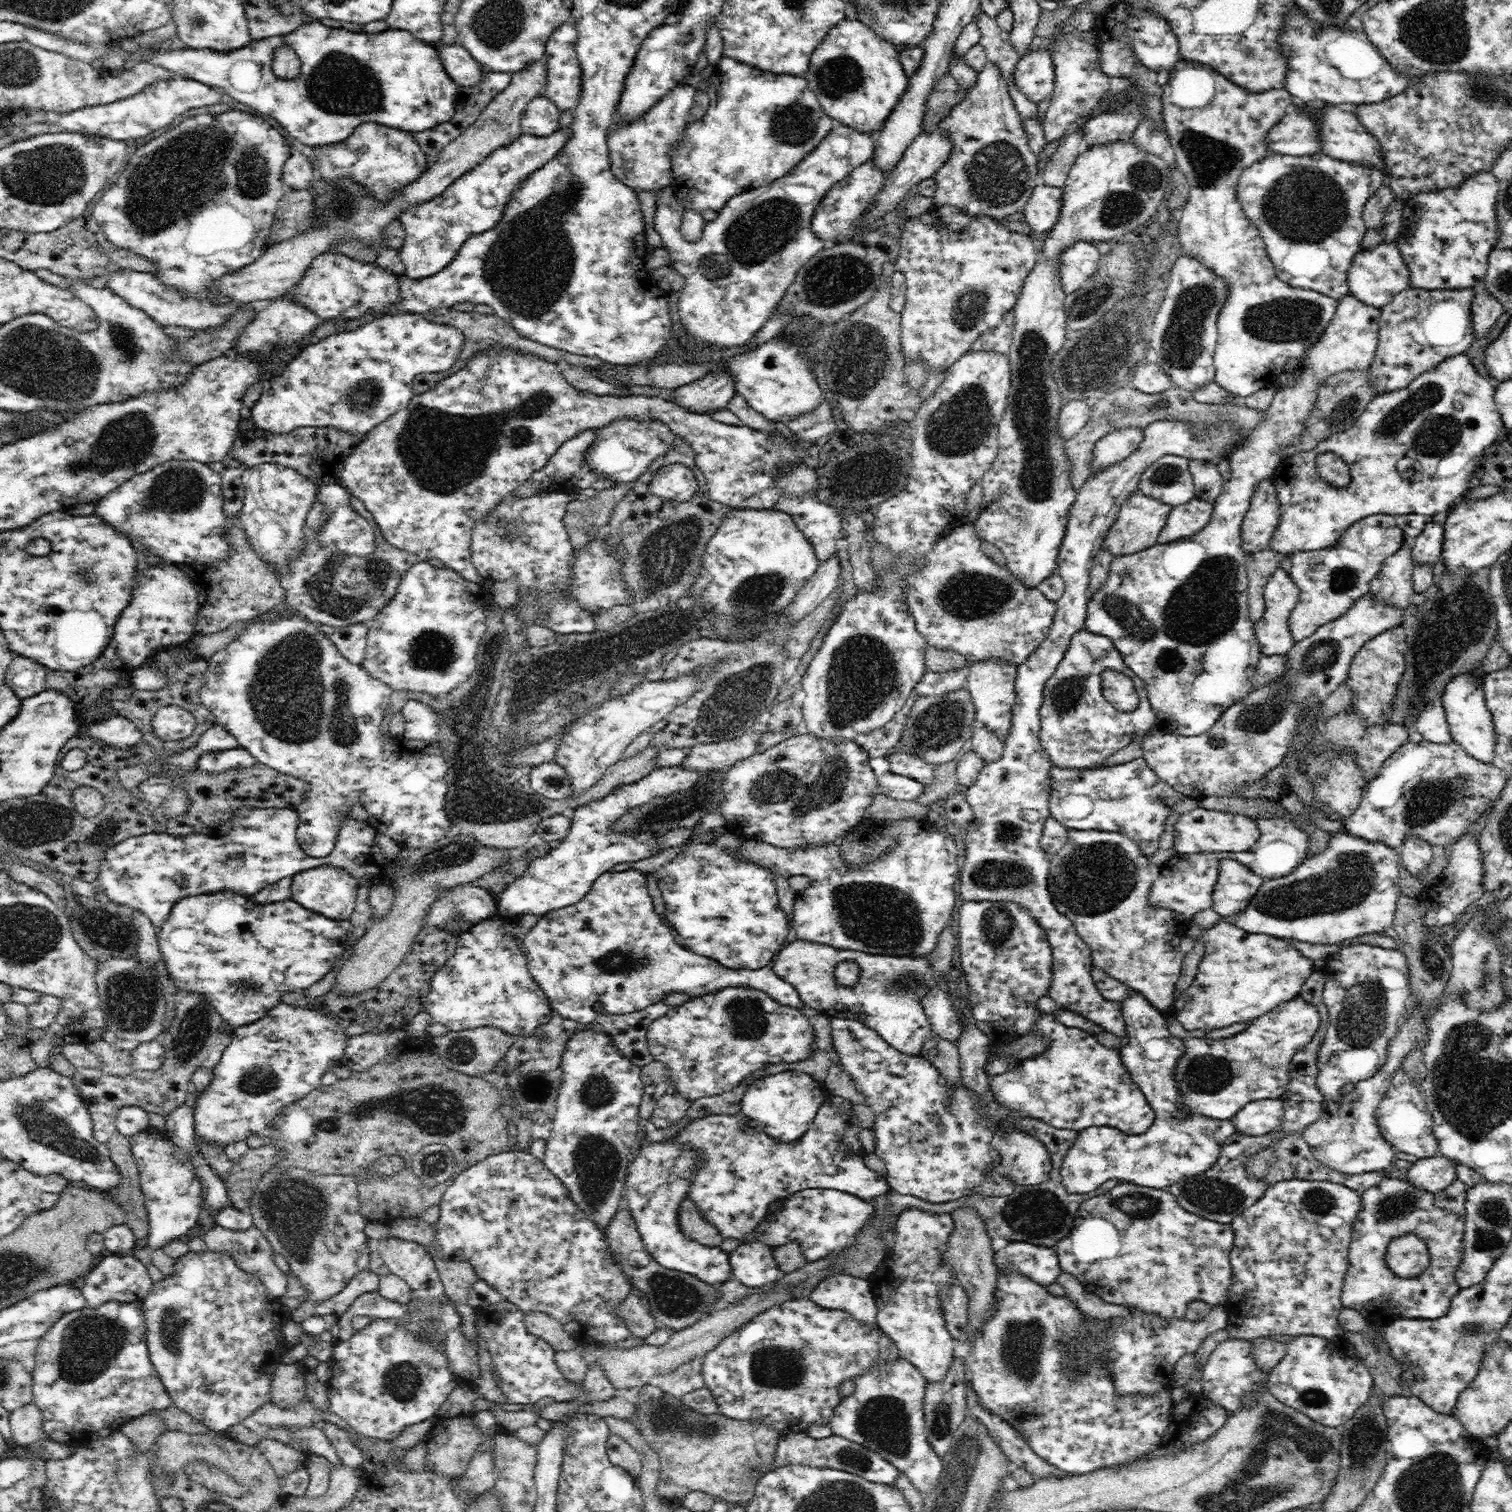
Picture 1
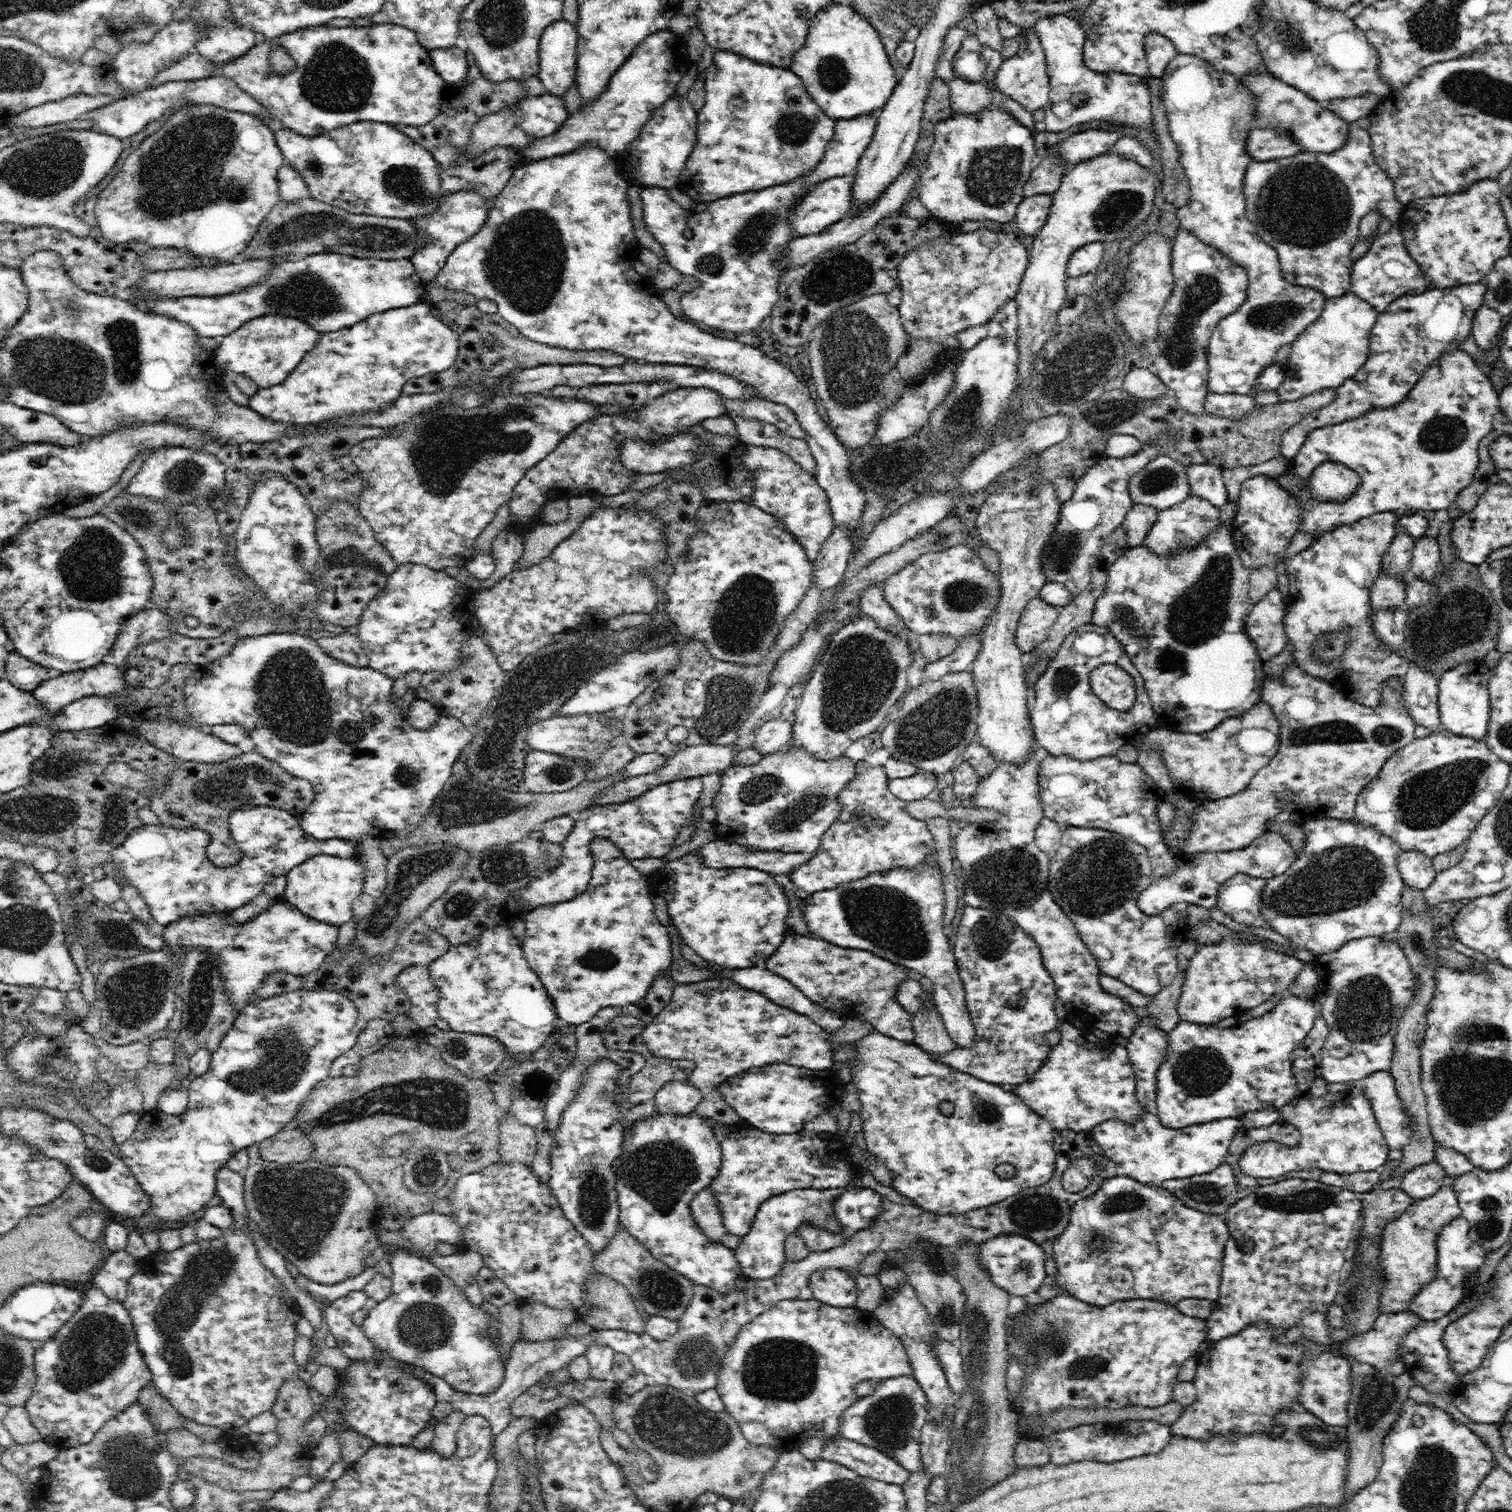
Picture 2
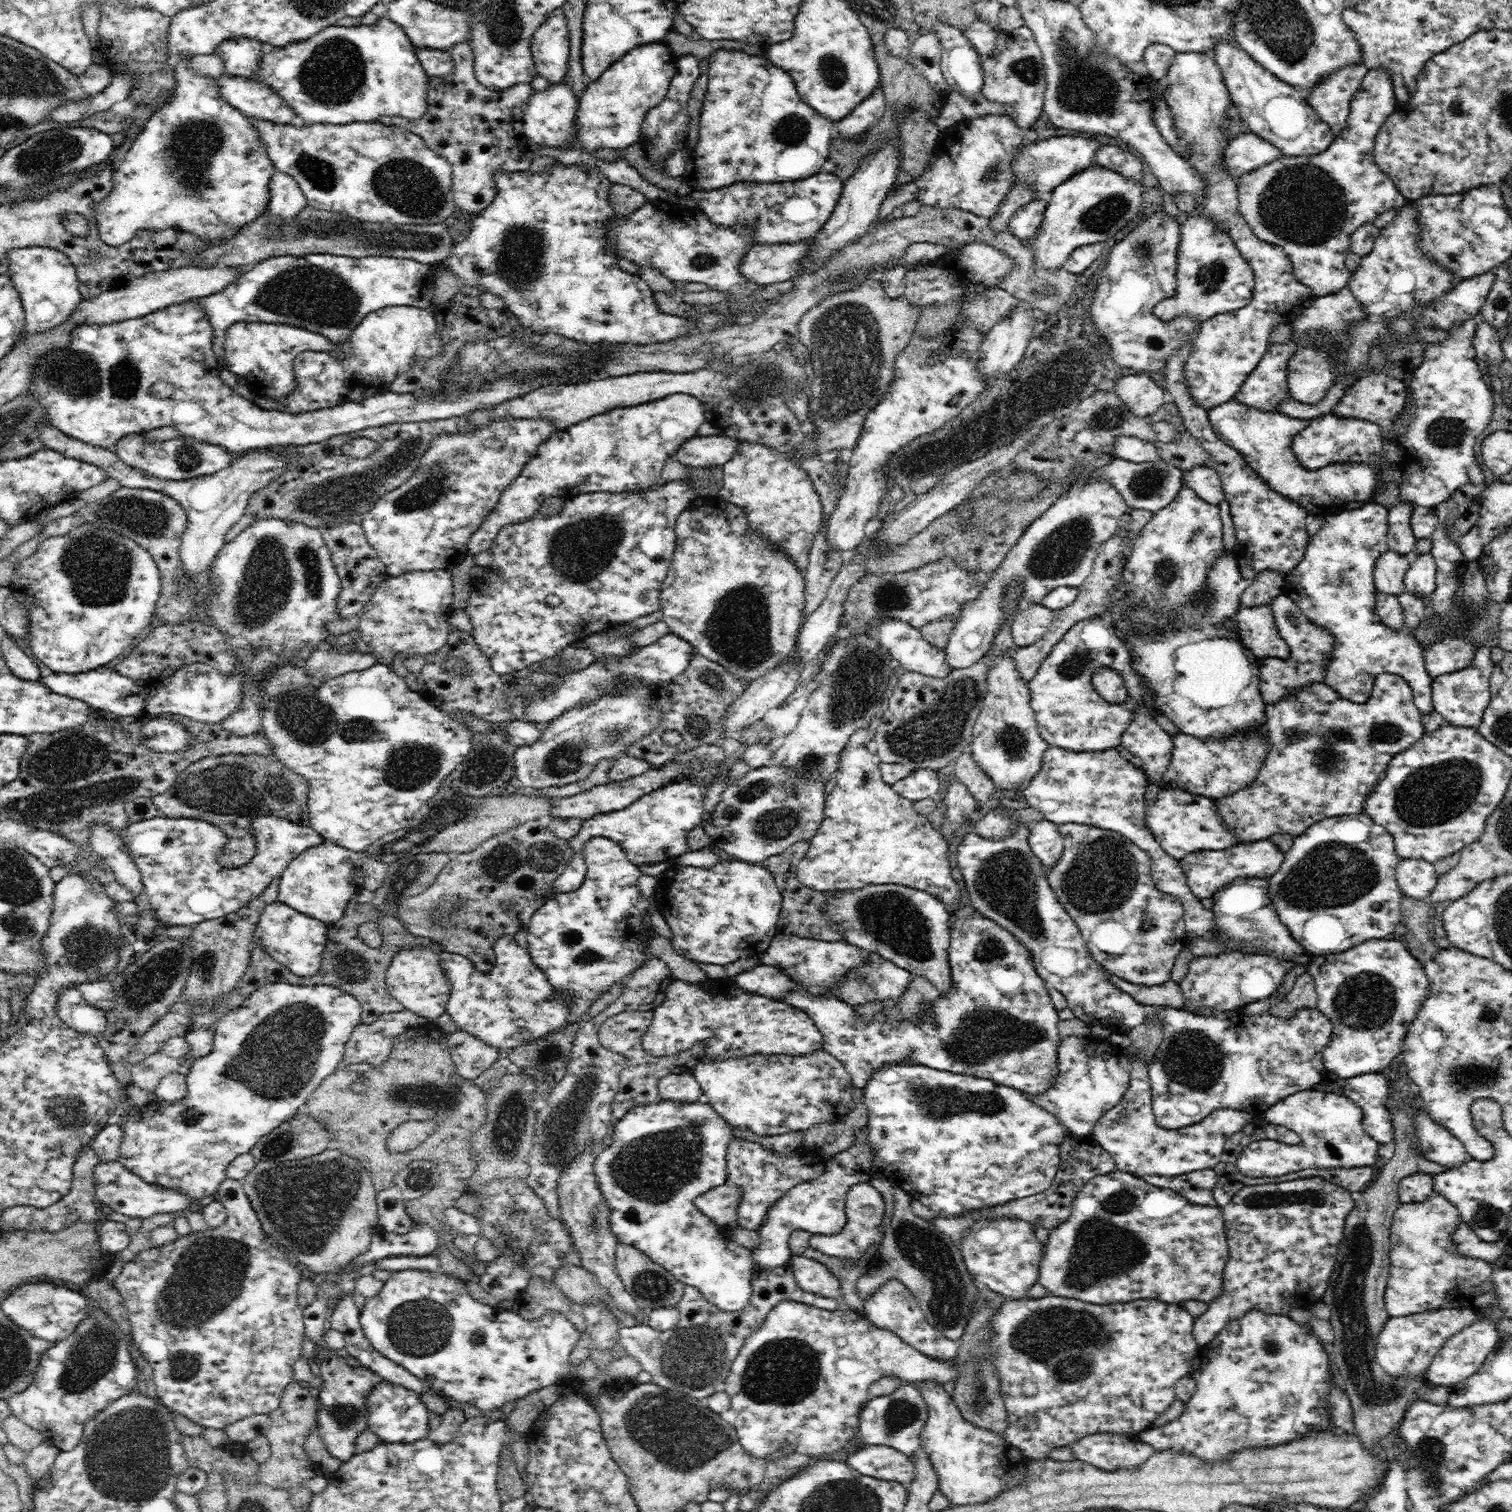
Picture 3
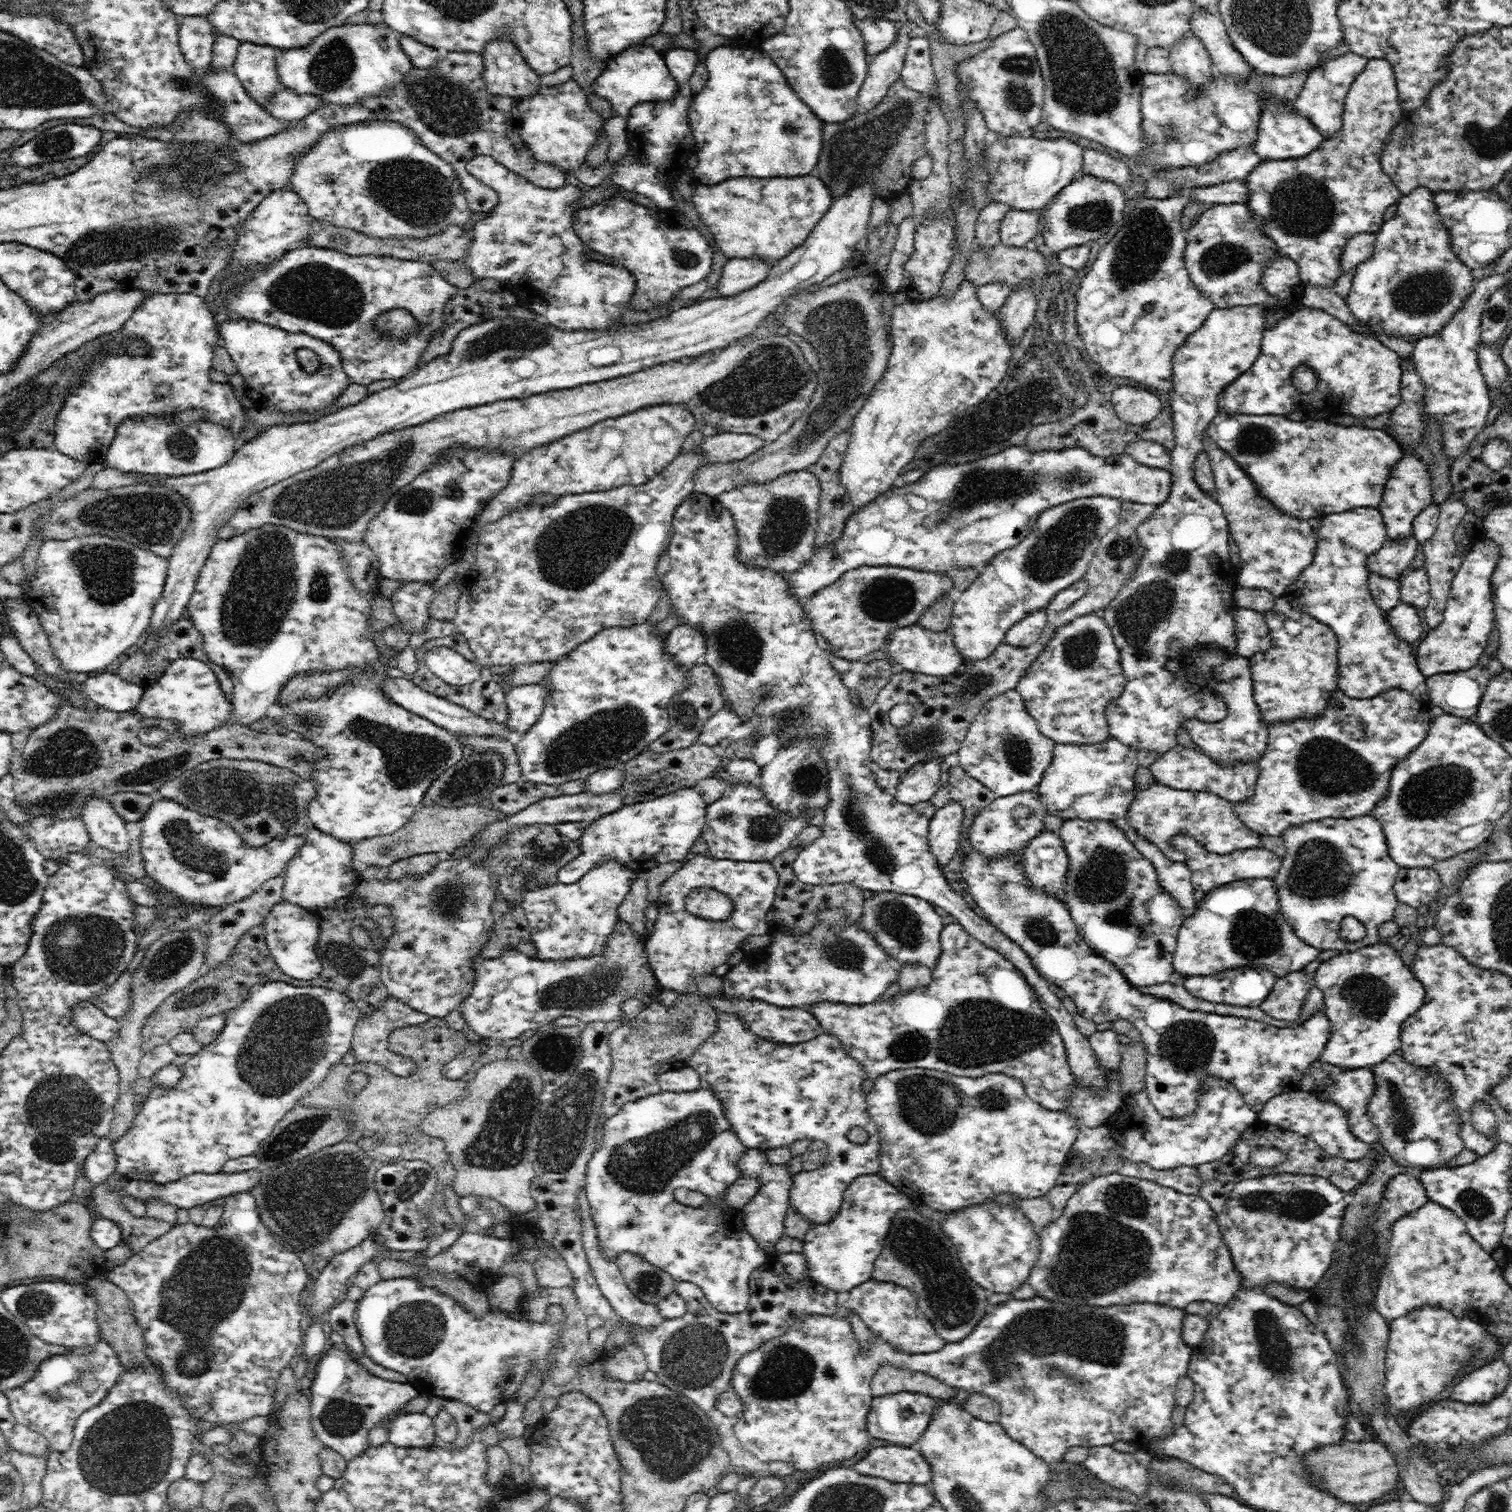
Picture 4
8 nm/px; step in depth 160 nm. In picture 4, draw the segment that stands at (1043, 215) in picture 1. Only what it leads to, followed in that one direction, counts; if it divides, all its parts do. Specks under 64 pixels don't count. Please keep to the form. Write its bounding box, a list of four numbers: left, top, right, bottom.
[1000,208,1040,246]

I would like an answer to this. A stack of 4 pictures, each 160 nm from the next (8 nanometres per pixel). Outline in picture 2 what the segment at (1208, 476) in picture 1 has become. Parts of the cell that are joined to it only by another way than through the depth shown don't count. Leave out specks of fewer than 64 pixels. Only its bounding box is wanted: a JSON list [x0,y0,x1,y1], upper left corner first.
[1186,461,1229,509]

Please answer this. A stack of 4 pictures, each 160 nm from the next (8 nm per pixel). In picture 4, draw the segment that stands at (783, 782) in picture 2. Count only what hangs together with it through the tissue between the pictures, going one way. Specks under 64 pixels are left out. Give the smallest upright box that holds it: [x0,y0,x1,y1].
[701,783,820,862]

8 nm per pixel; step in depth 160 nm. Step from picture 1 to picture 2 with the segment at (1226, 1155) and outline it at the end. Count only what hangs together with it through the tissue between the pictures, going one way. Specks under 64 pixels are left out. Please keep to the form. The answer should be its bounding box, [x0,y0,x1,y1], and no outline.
[1162,1161,1245,1215]

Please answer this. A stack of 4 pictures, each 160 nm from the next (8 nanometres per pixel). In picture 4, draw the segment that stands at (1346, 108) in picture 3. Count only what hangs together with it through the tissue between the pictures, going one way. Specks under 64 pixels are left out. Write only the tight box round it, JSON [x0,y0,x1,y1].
[1293,51,1368,139]

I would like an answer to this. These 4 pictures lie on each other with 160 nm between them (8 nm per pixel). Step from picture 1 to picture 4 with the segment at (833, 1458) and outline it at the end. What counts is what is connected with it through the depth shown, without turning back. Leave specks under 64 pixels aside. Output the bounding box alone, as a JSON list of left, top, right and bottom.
[855,1445,931,1485]

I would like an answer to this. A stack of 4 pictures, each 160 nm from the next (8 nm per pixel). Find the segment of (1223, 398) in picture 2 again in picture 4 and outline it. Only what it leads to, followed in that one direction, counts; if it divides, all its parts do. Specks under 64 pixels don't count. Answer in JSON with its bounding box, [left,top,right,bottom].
[1205,411,1402,520]

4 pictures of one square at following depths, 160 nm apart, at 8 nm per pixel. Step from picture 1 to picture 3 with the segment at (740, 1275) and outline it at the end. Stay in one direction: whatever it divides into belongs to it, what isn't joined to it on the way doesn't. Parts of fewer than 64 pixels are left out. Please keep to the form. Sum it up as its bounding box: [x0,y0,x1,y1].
[752,1129,875,1270]

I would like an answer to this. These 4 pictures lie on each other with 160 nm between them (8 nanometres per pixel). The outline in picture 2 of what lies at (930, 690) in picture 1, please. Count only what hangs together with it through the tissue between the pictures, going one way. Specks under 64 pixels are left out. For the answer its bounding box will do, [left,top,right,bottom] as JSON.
[921,630,982,682]

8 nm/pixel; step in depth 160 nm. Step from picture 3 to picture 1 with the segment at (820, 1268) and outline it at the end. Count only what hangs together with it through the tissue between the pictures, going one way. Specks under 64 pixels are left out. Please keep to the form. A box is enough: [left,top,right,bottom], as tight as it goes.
[808,1274,879,1330]

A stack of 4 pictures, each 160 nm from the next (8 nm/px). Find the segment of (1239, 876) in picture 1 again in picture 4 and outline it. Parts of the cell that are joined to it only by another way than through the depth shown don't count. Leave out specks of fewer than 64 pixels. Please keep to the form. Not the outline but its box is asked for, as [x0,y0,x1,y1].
[1172,878,1321,978]

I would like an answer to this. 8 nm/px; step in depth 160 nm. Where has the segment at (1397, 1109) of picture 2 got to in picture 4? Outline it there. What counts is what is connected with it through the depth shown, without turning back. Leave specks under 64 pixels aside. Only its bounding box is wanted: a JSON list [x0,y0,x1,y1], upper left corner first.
[1309,1061,1379,1148]

